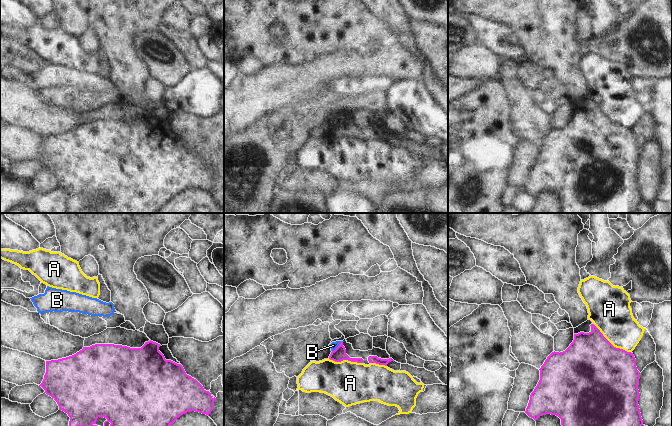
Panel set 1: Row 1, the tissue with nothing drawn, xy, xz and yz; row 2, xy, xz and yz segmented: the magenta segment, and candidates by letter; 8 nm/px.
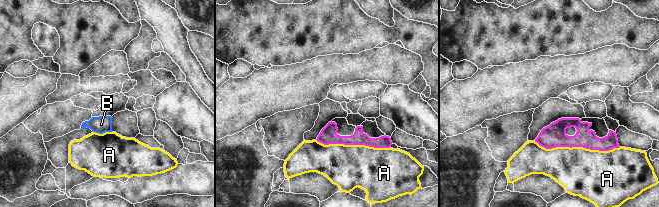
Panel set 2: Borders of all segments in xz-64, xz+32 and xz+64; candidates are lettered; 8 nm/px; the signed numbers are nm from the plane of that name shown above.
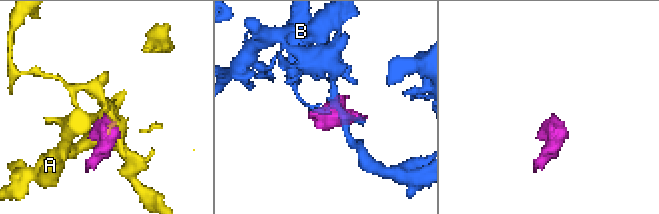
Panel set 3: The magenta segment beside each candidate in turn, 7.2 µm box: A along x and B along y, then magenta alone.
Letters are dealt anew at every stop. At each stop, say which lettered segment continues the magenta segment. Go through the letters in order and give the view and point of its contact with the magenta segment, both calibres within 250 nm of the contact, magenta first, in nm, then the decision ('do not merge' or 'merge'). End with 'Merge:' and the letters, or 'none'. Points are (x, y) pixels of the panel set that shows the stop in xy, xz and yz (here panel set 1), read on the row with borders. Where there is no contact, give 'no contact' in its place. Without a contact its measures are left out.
A: contact yz (610, 343); calibres 500 and 320 nm; do not merge
B: contact xz (338, 346); calibres 110 and 60 nm; do not merge
Merge: none

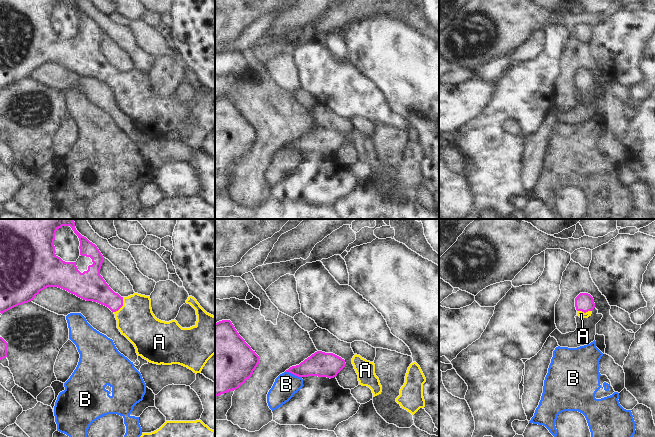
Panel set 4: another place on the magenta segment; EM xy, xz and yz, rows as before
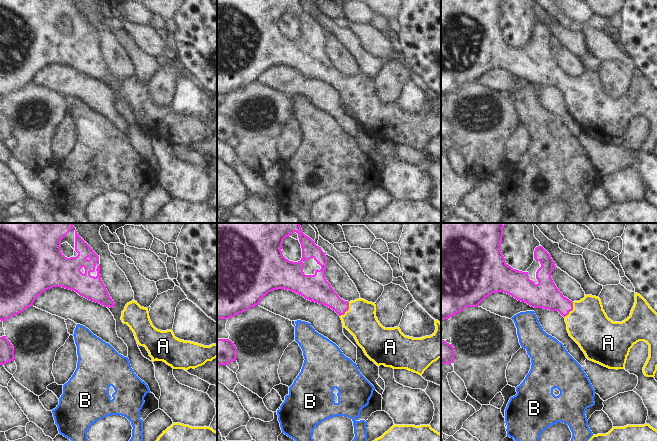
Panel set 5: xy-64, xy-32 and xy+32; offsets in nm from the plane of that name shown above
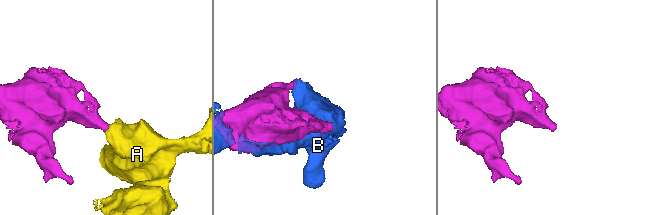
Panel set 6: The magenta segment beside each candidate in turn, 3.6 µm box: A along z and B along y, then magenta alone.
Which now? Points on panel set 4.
A: contact xy (122, 305); calibres 200 and 300 nm; merge
B: contact xz (293, 374); calibres 200 and 190 nm; do not merge
Merge: A

